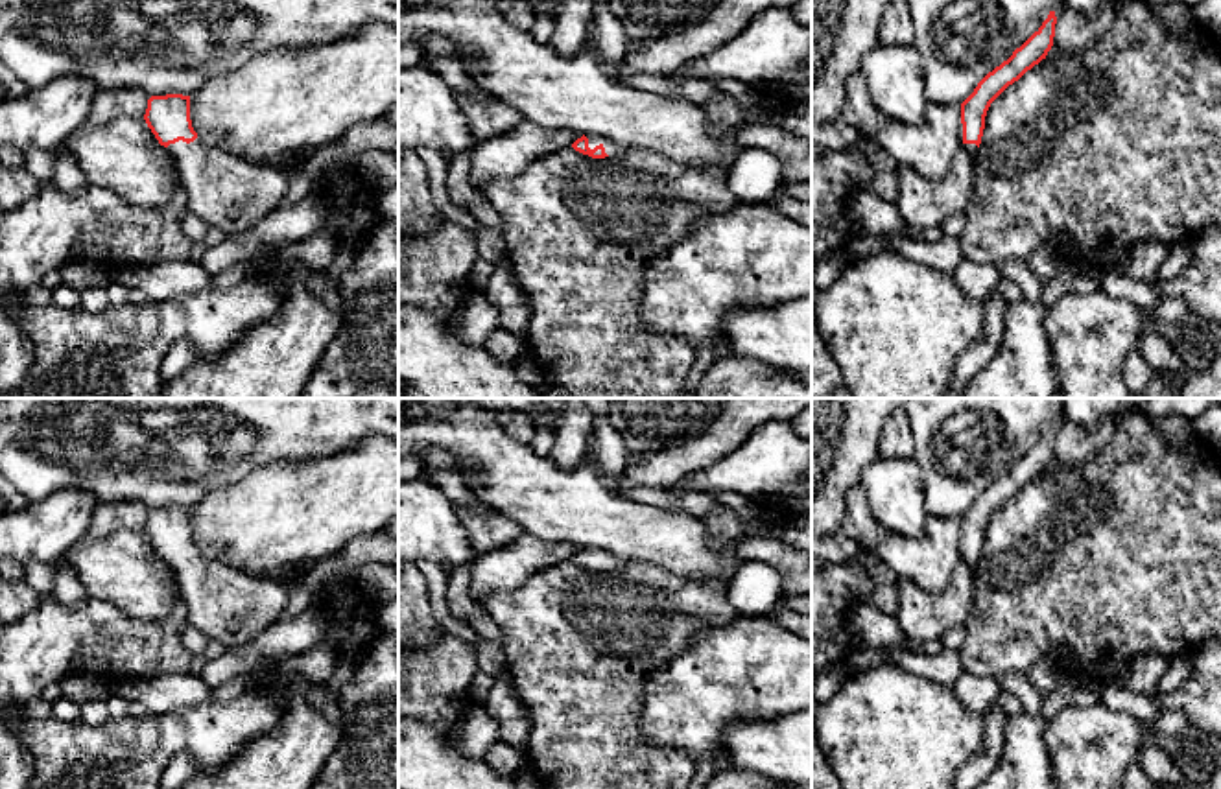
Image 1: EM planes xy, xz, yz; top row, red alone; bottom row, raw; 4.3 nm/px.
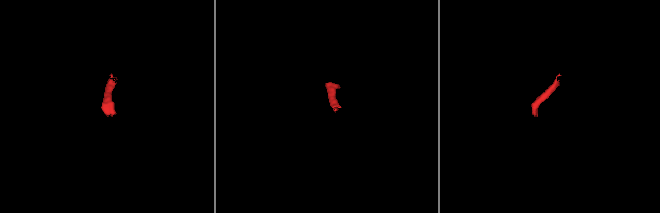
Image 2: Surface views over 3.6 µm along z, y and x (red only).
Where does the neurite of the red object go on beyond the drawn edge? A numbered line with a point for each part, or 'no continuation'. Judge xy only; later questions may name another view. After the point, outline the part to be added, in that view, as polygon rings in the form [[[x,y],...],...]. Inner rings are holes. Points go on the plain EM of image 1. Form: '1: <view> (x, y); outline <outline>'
1: xy (229, 607); outline [[[199,549],[186,557],[170,557],[168,564],[181,584],[181,599],[188,610],[188,623],[225,649],[243,645],[279,621],[288,606],[290,592],[269,579],[251,577],[208,559]]]

